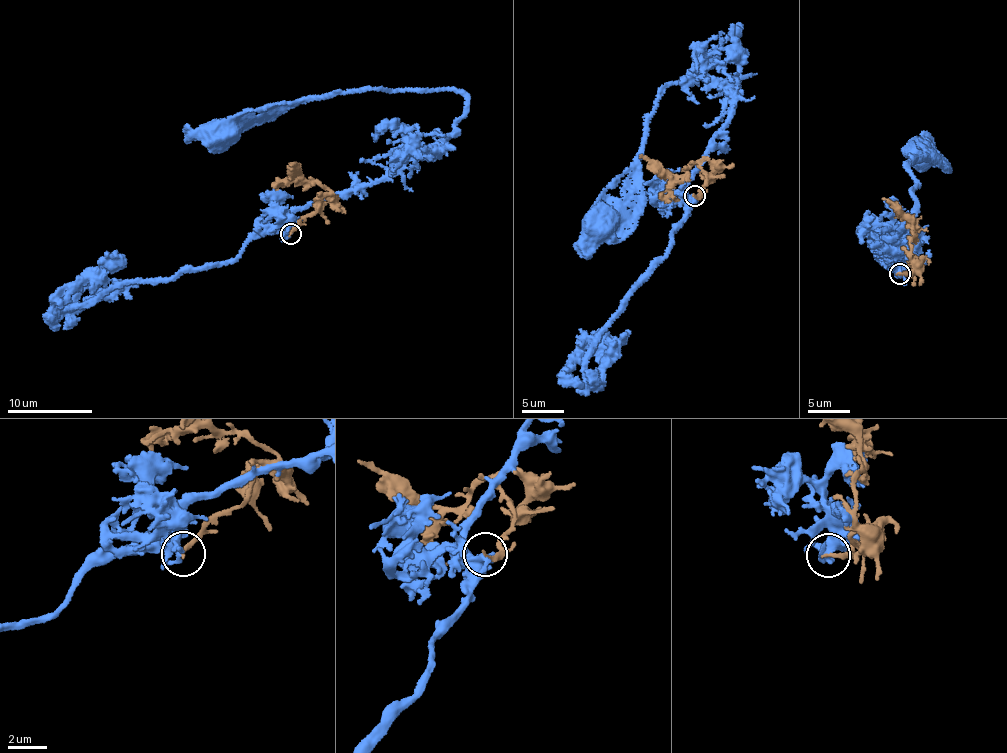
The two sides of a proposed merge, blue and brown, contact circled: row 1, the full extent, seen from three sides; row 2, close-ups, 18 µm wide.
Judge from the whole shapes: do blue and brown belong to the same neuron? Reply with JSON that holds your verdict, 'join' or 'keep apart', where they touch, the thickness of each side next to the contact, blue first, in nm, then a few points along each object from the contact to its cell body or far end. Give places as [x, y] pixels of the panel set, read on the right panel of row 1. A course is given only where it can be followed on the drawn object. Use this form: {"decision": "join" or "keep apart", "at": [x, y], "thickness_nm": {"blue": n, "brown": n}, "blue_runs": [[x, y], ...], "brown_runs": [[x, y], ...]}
{"decision": "keep apart", "at": [899, 273], "thickness_nm": {"blue": 460, "brown": 240}, "blue_runs": [[899, 273], [910, 249], [893, 239], [916, 203], [909, 162], [931, 153], [919, 152]], "brown_runs": [[899, 273], [910, 272], [915, 231], [910, 219], [882, 199]]}

